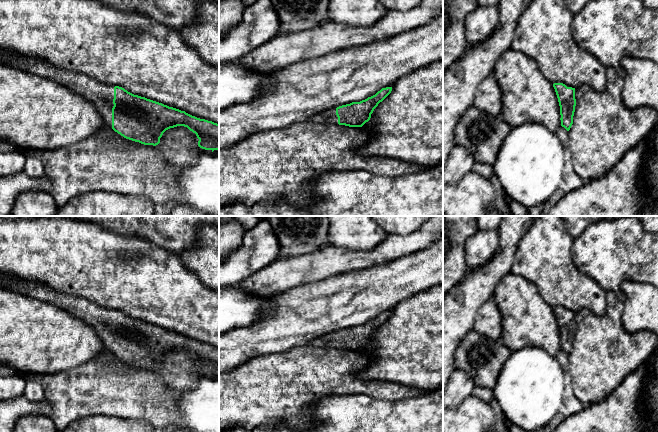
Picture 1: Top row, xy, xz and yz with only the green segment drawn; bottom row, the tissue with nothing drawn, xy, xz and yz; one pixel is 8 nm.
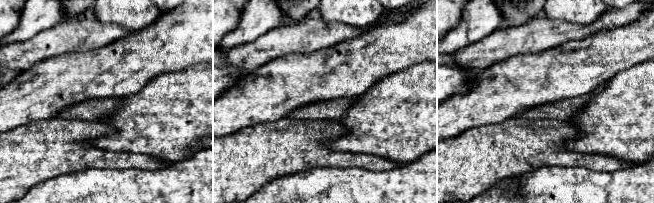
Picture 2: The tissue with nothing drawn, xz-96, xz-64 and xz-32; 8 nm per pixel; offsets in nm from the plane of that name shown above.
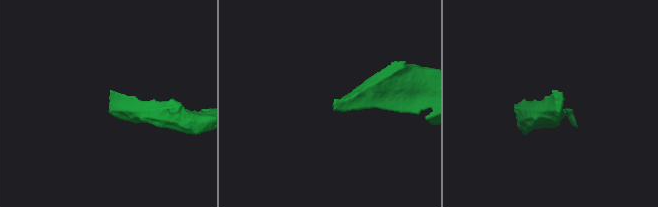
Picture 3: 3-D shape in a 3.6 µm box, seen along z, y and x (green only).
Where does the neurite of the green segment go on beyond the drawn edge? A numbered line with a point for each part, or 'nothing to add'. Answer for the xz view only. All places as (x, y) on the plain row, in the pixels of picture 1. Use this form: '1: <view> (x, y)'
1: xz (329, 340)

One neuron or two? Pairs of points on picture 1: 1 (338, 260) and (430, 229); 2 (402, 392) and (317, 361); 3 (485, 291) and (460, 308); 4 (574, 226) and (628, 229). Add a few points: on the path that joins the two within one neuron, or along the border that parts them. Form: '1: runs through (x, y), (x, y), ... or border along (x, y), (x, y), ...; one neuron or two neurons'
1: runs through (361, 260), (380, 255), (394, 246), (407, 245); one neuron
2: runs through (381, 389), (351, 385), (338, 378); one neuron
3: runs through (479, 291), (466, 302); one neuron
4: border along (590, 226), (574, 239); two neurons

